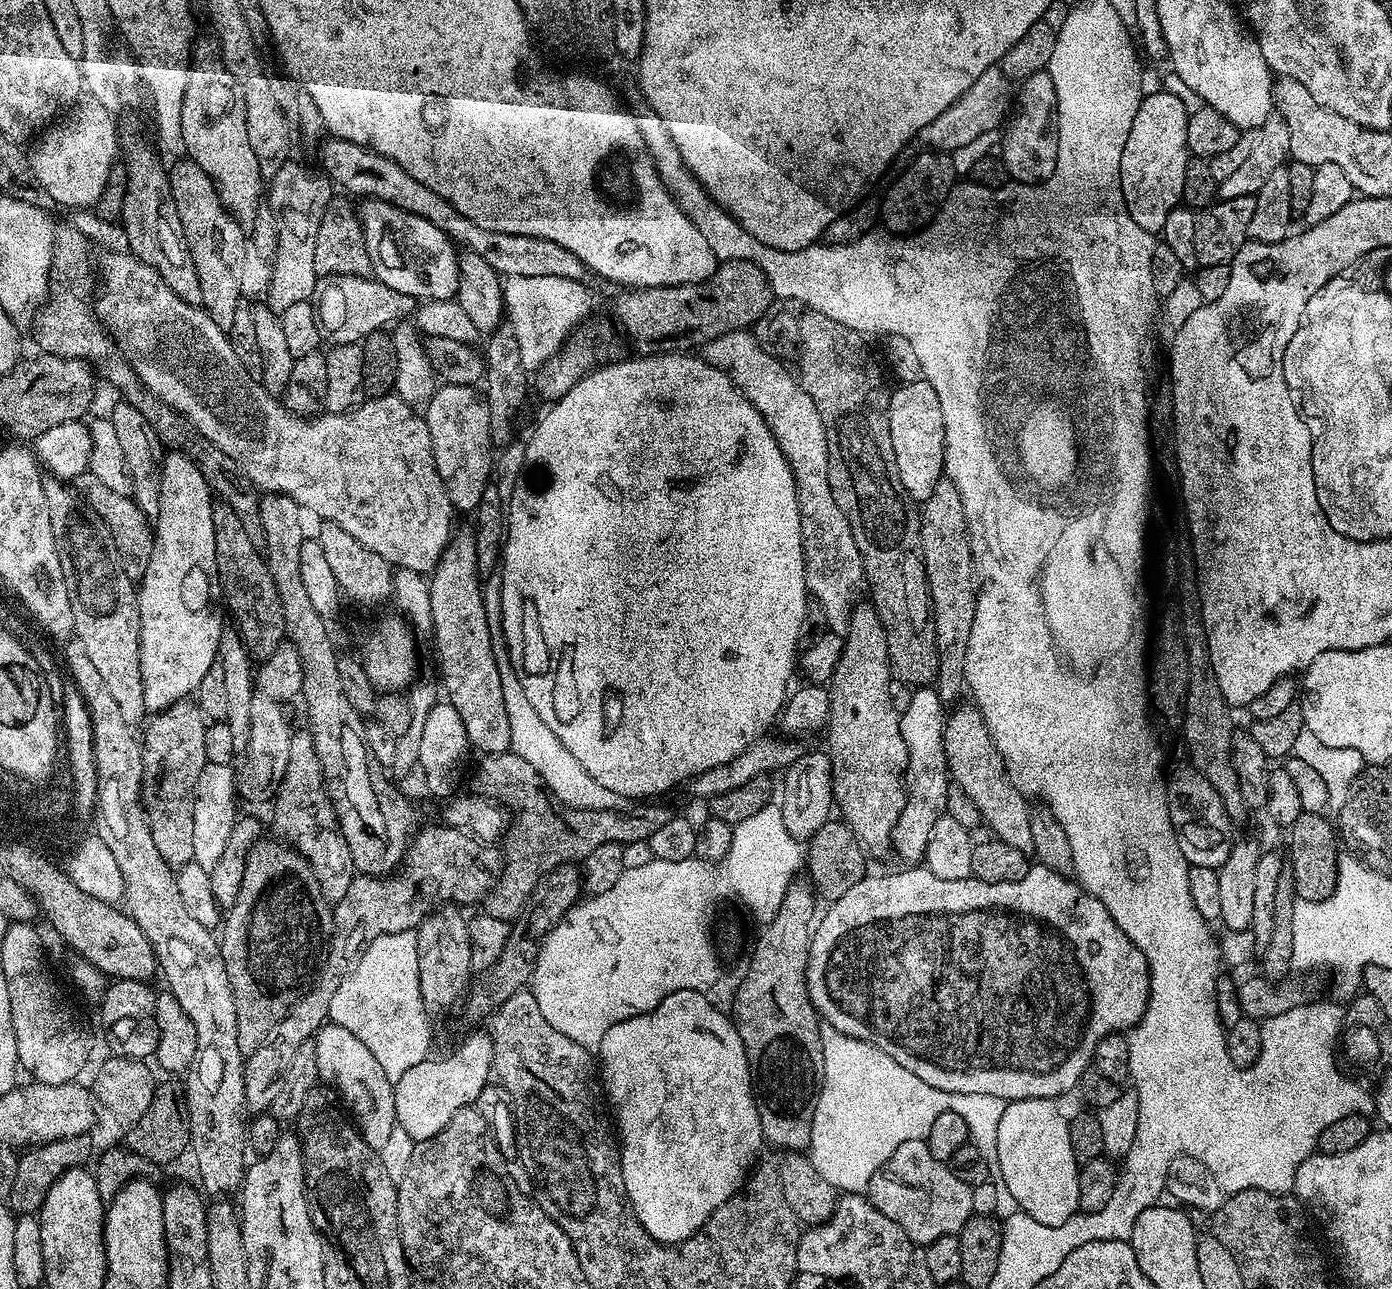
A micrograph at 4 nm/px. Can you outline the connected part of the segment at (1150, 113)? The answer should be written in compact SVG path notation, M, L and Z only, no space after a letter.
M1152 90L1145 95L1138 106L1138 114L1134 114L1134 126L1130 130L1130 138L1126 138L1126 150L1122 150L1122 194L1128 207L1130 218L1142 226L1142 230L1160 234L1164 228L1167 215L1182 204L1182 182L1186 182L1186 166L1190 159L1186 142L1186 126L1188 111L1182 106L1182 98L1167 90Z

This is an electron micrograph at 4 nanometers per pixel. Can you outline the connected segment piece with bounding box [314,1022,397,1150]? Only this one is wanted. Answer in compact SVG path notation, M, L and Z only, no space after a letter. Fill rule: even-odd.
M331 1022L325 1023L324 1027L314 1037L316 1057L318 1058L318 1077L329 1084L329 1089L337 1088L342 1099L348 1103L352 1111L351 1119L358 1129L360 1137L375 1149L386 1146L390 1133L397 1127L395 1118L393 1081L386 1078L386 1070L378 1066L378 1058L350 1034L342 1026Z

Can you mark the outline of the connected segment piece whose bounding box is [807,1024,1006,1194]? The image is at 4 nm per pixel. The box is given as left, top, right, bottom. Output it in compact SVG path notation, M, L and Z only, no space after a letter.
M824 1024L820 1028L820 1041L824 1055L824 1076L820 1080L820 1091L816 1094L816 1109L810 1130L810 1142L807 1151L814 1170L834 1186L840 1194L860 1194L867 1189L870 1178L874 1178L884 1163L902 1146L902 1142L922 1140L930 1134L930 1126L934 1126L934 1118L938 1114L958 1114L962 1122L966 1122L969 1133L980 1135L978 1147L988 1160L989 1173L999 1173L998 1166L998 1121L1002 1118L1002 1110L1006 1101L994 1098L994 1094L958 1094L946 1090L934 1090L934 1086L926 1086L918 1074L910 1074L906 1066L898 1066L890 1054L878 1050L878 1046L867 1044L864 1040L850 1038L834 1026Z

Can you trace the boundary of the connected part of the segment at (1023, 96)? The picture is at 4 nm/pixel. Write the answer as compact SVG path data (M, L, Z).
M1046 70L1035 72L1033 76L1023 80L1021 88L1024 89L1021 92L1019 89L1018 99L1002 132L1002 159L1013 181L1039 184L1041 180L1051 178L1058 162L1058 98L1054 94L1054 82Z

